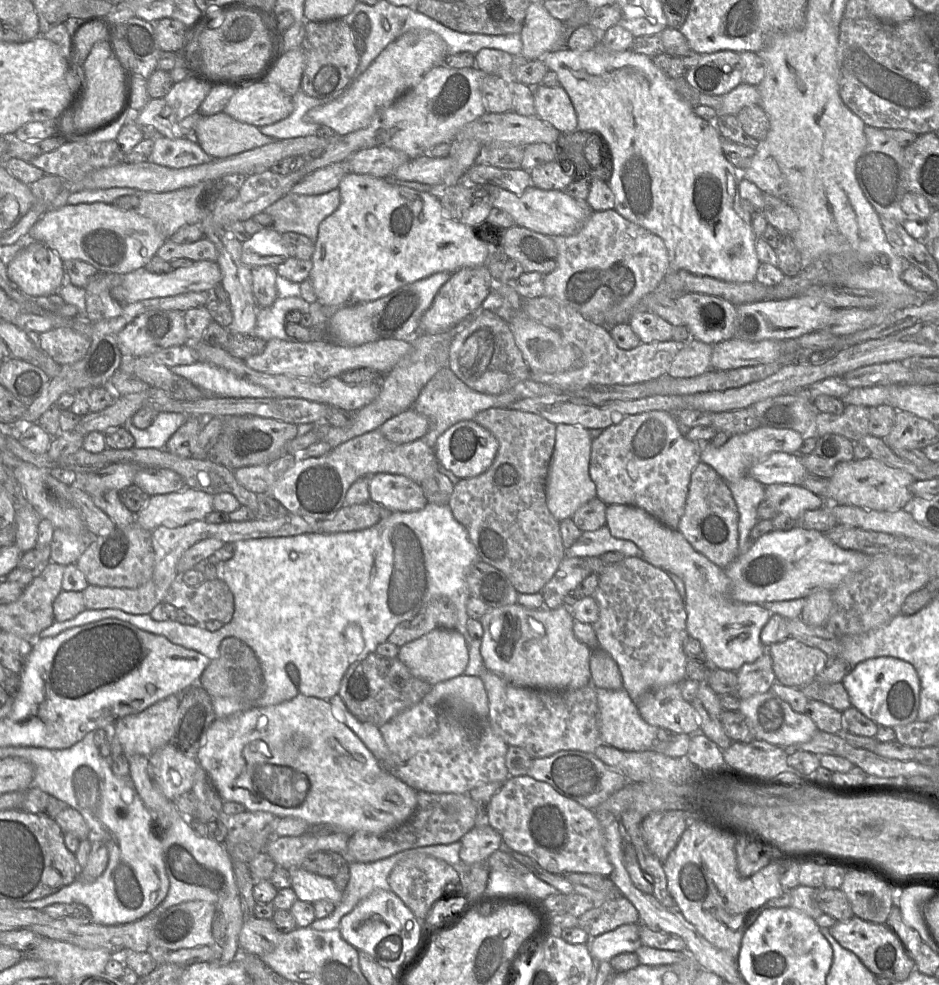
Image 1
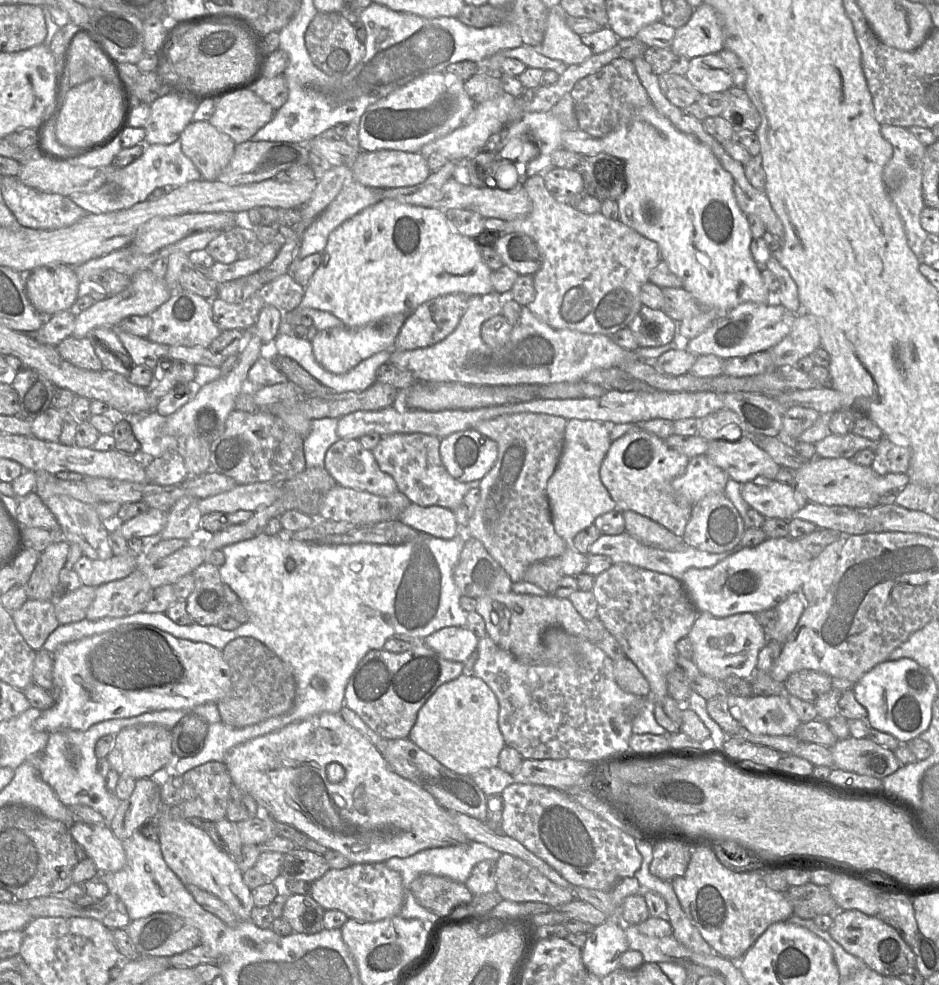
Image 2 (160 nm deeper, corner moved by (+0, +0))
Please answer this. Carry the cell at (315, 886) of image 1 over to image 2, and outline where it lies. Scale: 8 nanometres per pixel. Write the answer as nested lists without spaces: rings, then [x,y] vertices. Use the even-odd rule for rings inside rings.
[[[384,863],[353,864],[345,869],[329,869],[311,883],[310,896],[325,910],[339,910],[360,922],[376,922],[398,915],[403,904],[401,875]]]

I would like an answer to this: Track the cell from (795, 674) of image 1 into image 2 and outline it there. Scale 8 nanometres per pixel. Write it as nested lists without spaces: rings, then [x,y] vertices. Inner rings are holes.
[[[803,669],[788,676],[784,681],[786,695],[792,695],[801,700],[814,703],[832,687],[832,677],[825,673]]]

